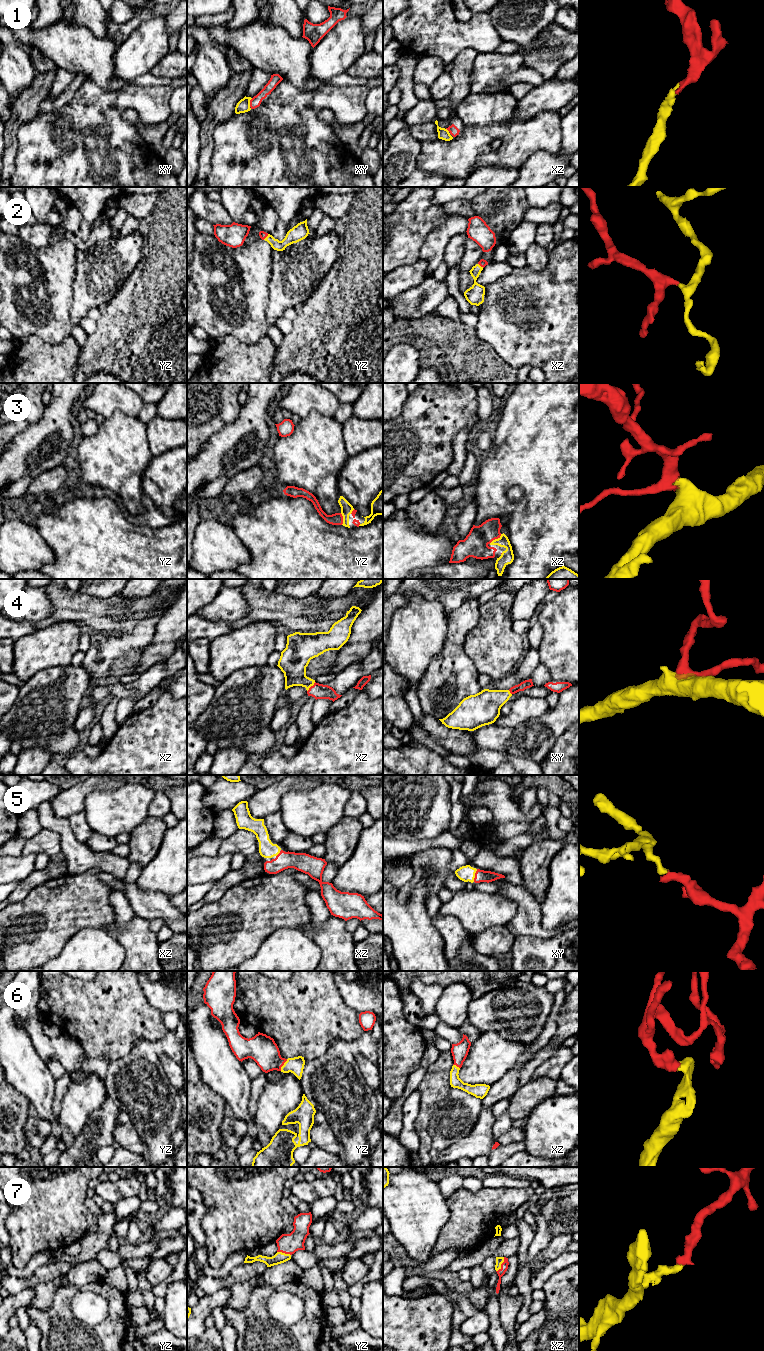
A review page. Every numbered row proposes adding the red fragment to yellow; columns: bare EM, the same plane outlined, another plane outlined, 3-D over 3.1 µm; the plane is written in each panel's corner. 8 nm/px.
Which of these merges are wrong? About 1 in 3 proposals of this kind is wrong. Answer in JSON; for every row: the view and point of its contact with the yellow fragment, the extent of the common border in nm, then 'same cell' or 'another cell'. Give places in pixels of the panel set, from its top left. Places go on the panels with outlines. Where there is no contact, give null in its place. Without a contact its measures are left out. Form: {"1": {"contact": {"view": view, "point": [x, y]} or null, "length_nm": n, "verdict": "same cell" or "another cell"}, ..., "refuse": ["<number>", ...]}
{"1": {"contact": {"view": "xy", "point": [249, 102]}, "length_nm": 80, "verdict": "same cell"}, "2": {"contact": {"view": "yz", "point": [266, 237]}, "length_nm": 60, "verdict": "same cell"}, "3": {"contact": {"view": "xz", "point": [495, 539]}, "length_nm": 130, "verdict": "same cell"}, "4": {"contact": {"view": "xz", "point": [310, 686]}, "length_nm": 100, "verdict": "same cell"}, "5": {"contact": {"view": "xy", "point": [474, 875]}, "length_nm": 110, "verdict": "same cell"}, "6": {"contact": {"view": "yz", "point": [283, 1065]}, "length_nm": 110, "verdict": "same cell"}, "7": {"contact": {"view": "xz", "point": [501, 1263]}, "length_nm": 140, "verdict": "same cell"}, "refuse": []}

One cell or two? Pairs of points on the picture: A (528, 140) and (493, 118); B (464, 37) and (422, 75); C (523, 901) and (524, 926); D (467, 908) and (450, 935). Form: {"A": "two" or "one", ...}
{"A": "one", "B": "two", "C": "one", "D": "two"}

